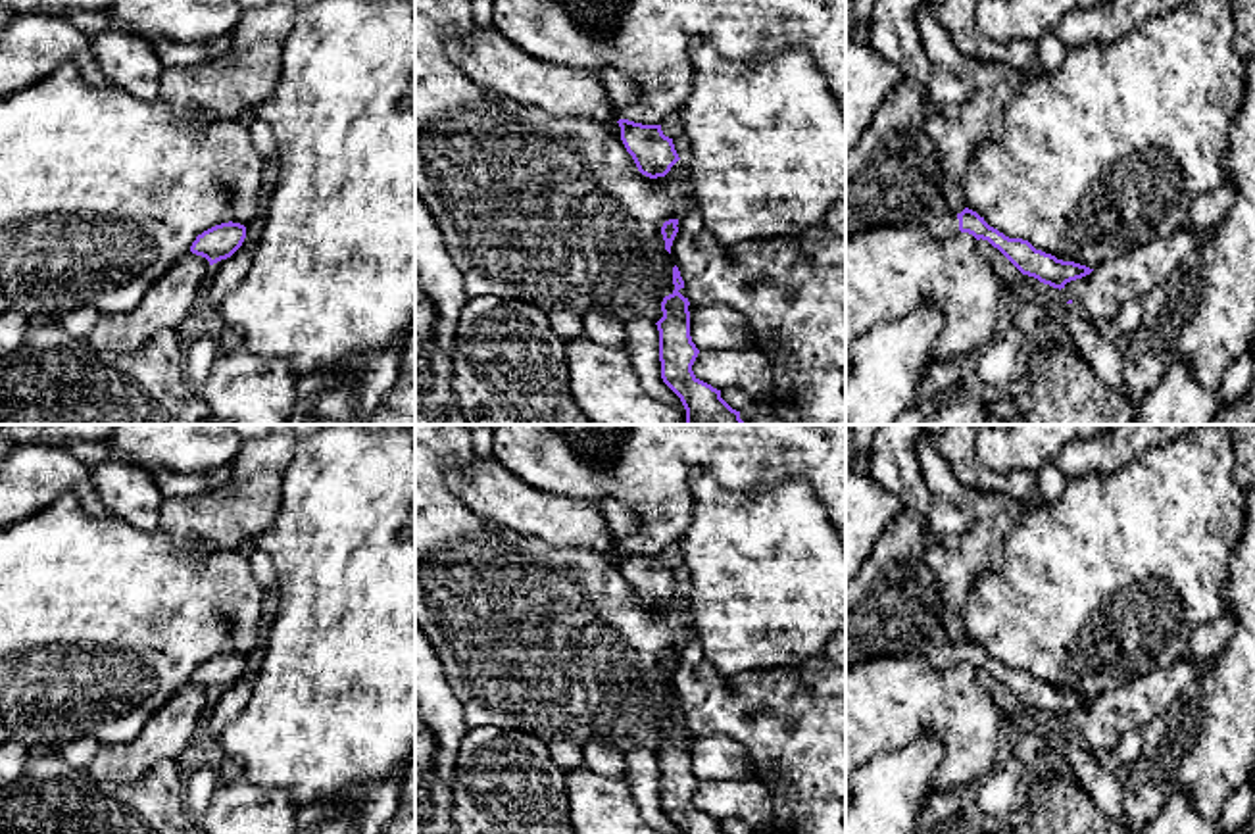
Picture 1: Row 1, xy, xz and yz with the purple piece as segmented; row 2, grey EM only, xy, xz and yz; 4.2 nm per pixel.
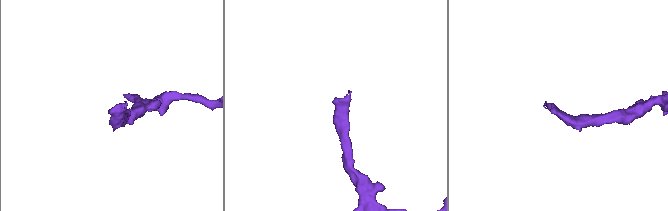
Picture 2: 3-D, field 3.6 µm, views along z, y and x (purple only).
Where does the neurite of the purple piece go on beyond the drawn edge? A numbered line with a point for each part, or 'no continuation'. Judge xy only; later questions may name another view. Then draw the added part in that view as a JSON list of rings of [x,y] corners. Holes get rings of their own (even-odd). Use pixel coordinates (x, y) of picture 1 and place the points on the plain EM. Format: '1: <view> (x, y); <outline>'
no continuation

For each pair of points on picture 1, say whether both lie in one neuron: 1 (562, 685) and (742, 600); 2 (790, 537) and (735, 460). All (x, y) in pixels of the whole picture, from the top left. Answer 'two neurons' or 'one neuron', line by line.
1: two neurons
2: two neurons

